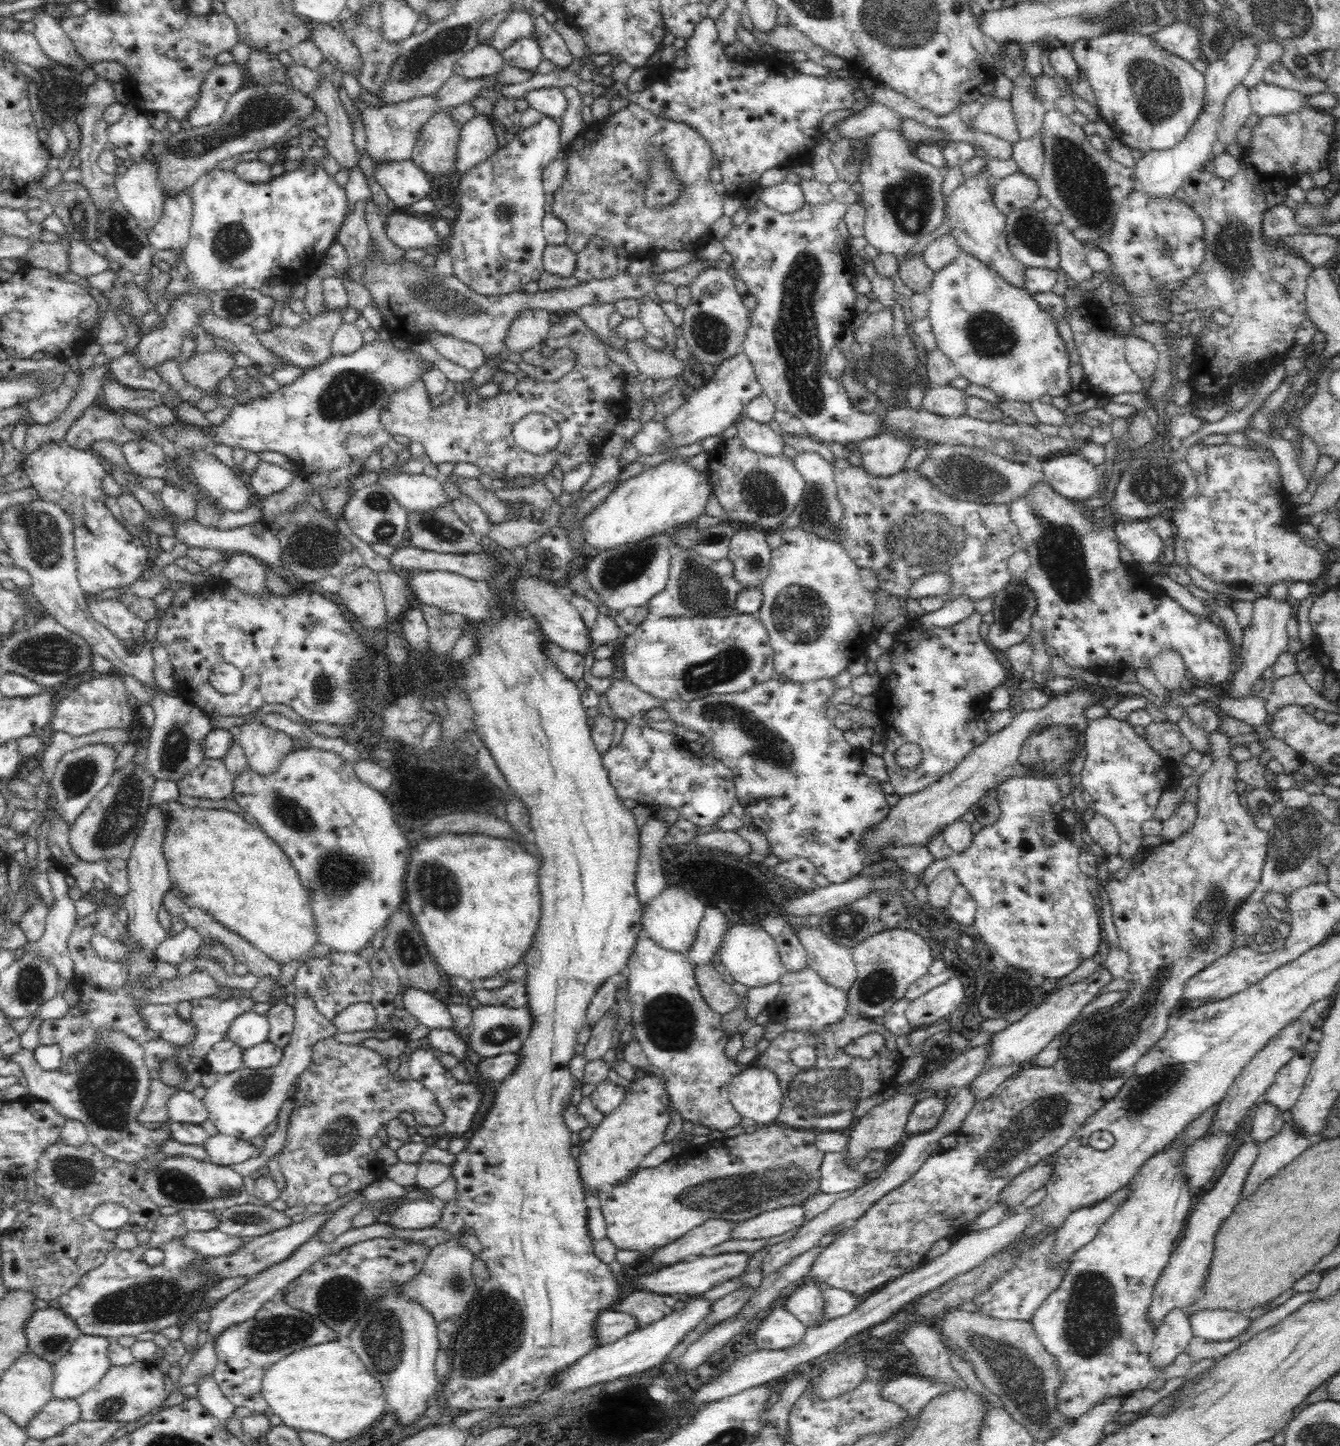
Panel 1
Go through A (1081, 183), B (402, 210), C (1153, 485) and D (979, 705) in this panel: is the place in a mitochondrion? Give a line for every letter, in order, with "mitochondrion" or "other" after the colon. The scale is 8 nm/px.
A: mitochondrion
B: other
C: mitochondrion
D: other

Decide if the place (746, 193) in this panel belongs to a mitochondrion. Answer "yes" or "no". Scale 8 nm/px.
no

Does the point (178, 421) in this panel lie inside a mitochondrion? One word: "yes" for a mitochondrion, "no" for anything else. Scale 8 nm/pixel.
no

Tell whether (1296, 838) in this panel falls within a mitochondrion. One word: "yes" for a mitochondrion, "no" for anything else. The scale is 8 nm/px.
yes

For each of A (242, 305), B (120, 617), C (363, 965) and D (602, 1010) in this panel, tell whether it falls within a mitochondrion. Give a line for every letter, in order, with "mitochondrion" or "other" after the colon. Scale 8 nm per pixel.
A: mitochondrion
B: other
C: other
D: other

